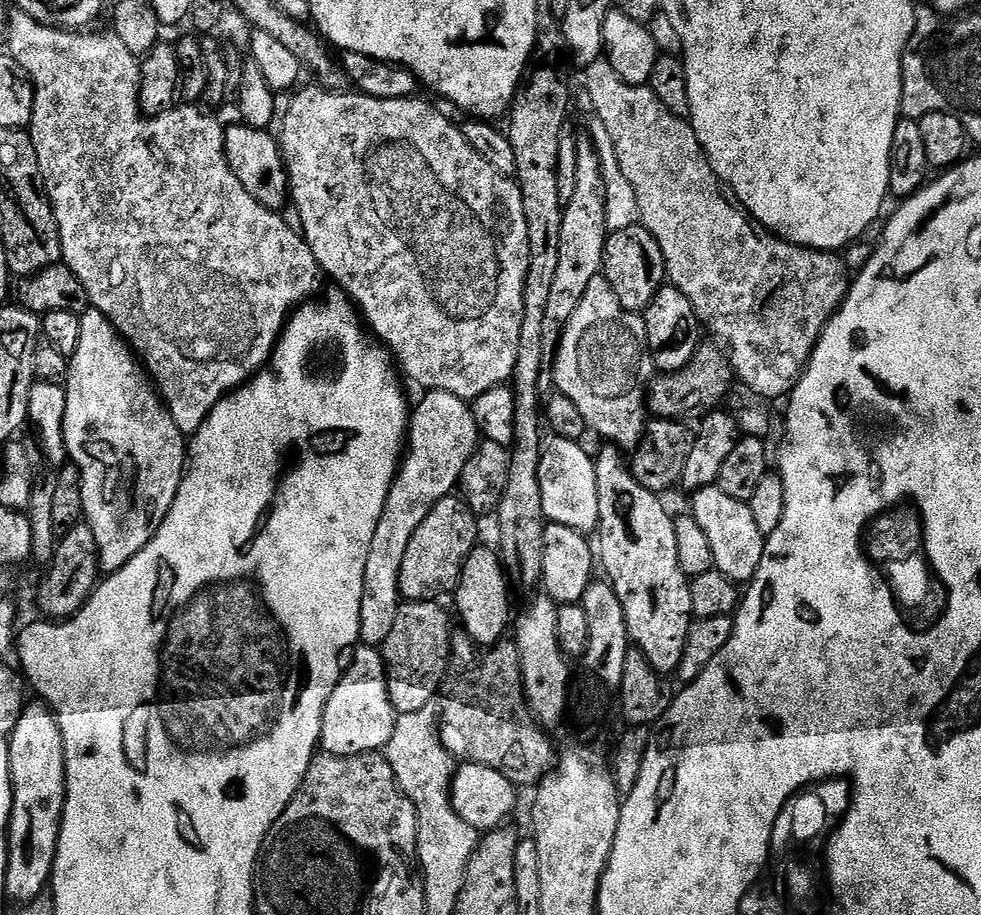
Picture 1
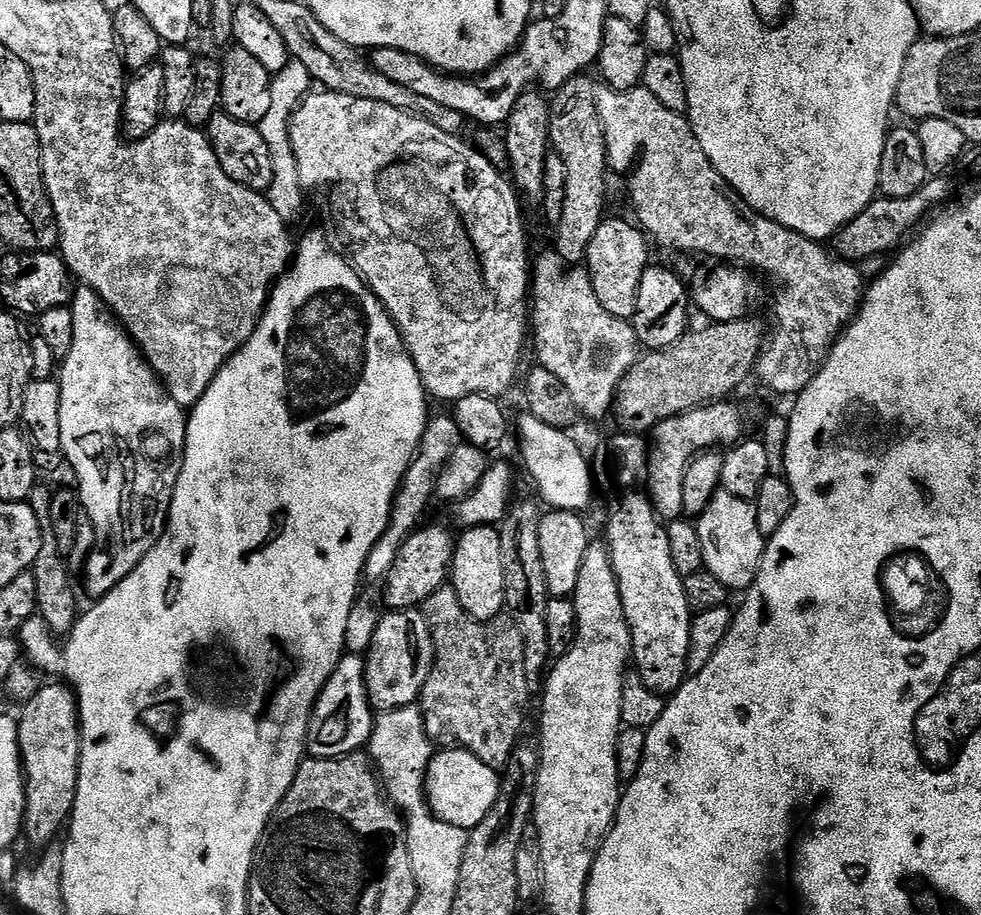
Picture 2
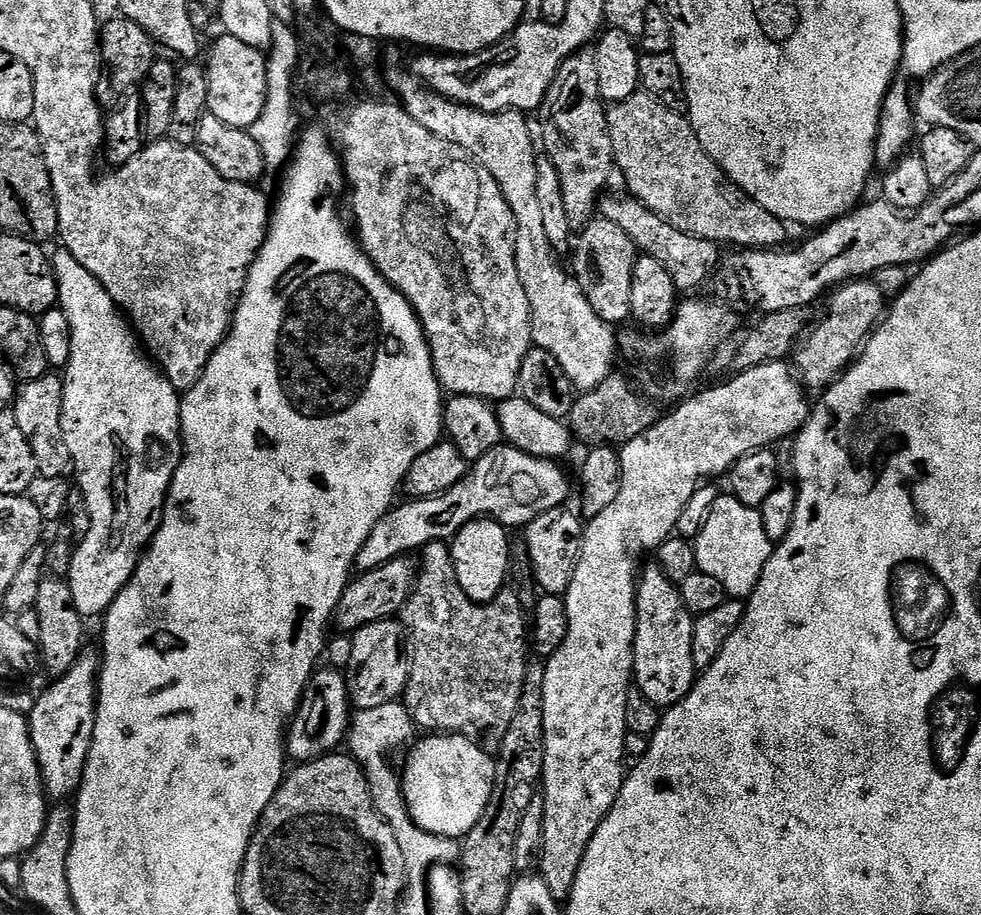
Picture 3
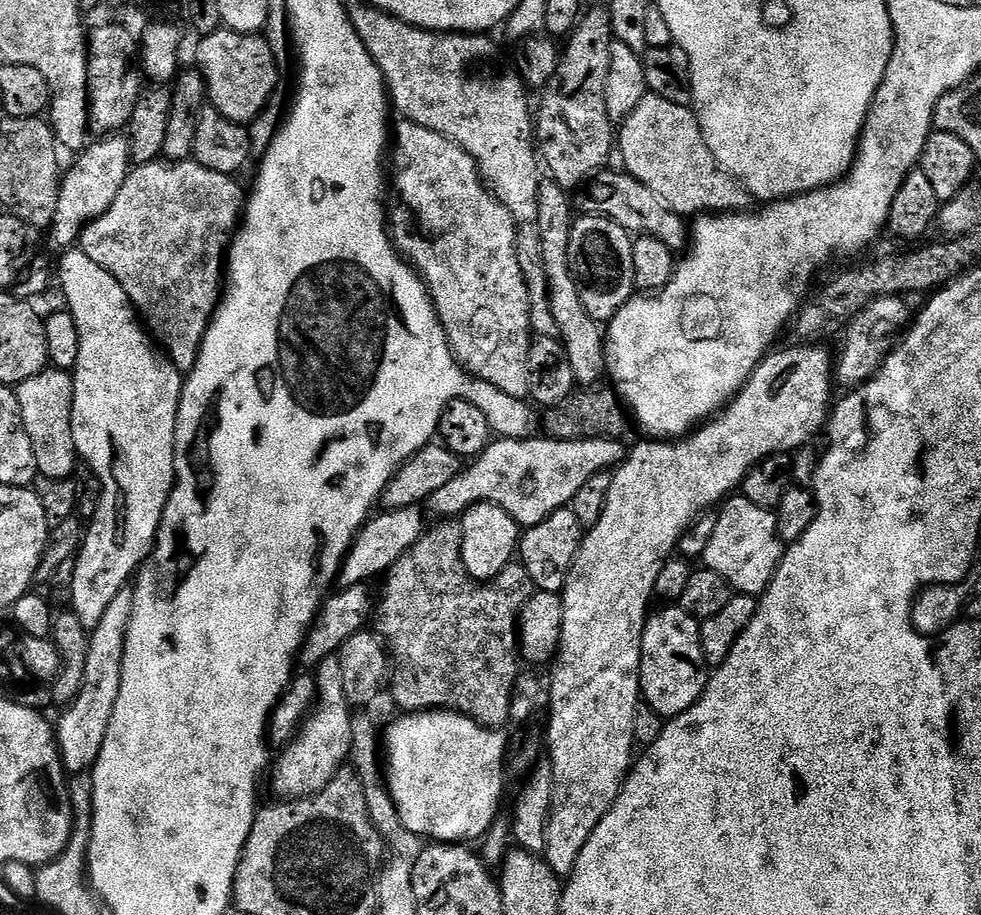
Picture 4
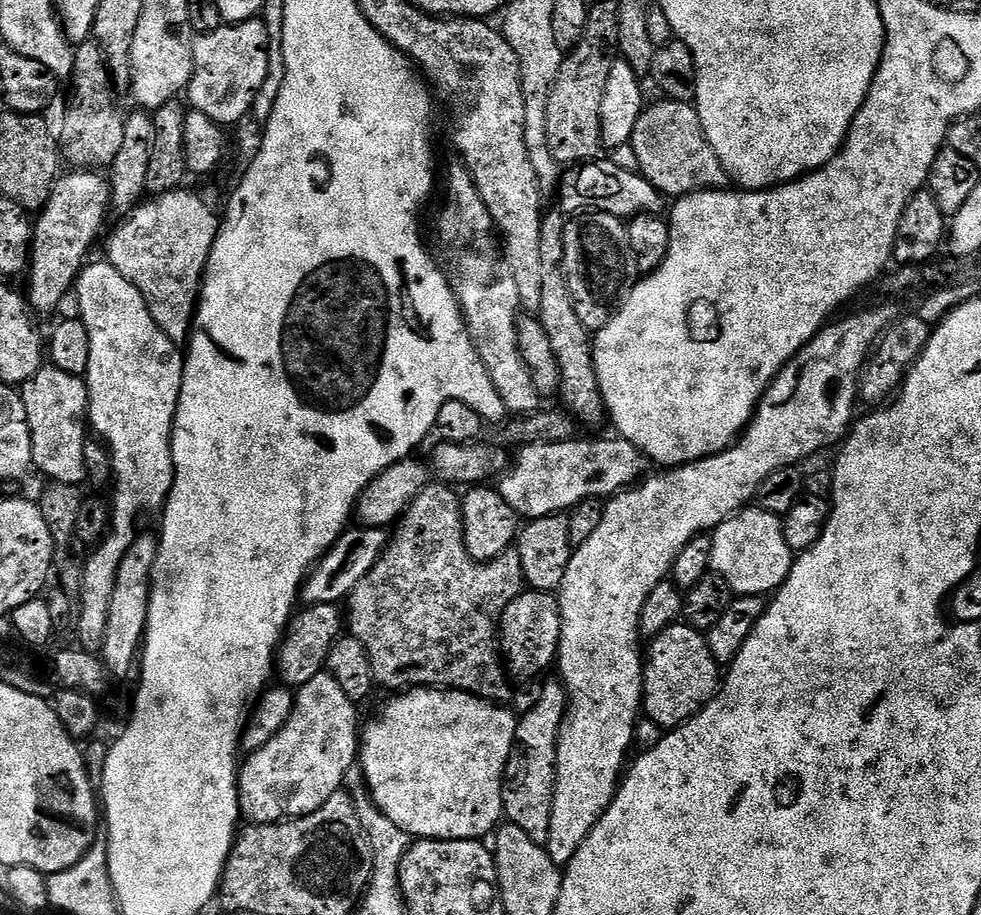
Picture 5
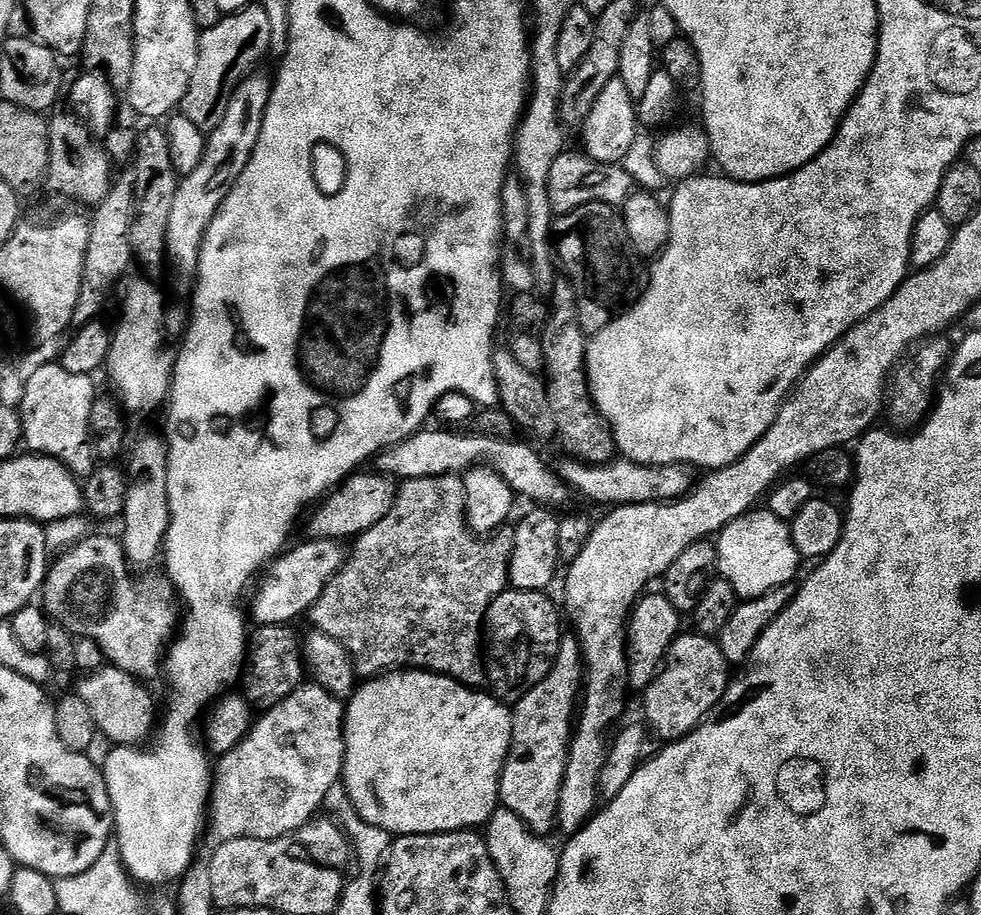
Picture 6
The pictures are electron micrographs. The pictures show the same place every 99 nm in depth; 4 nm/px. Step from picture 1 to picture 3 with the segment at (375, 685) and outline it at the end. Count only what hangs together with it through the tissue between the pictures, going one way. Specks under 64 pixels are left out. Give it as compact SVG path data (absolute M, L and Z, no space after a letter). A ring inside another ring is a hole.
M331 666L321 667L312 673L312 683L304 691L300 709L292 717L286 733L286 752L296 759L297 765L308 764L319 756L337 751L345 743L350 721L354 715L352 701L348 698L348 682L343 671Z

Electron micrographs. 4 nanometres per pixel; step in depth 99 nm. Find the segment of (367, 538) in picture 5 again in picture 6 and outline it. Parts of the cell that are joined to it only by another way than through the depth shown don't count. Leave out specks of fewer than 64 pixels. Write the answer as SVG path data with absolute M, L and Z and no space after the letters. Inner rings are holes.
M305 539L304 544L289 547L287 551L276 557L267 568L264 569L259 577L256 588L256 601L253 602L252 608L250 604L250 616L257 625L261 624L287 624L291 625L292 620L296 620L299 616L303 617L312 609L312 604L318 602L318 598L322 594L322 590L326 590L326 586L338 574L338 570L343 566L346 559L346 548L339 540L310 540Z

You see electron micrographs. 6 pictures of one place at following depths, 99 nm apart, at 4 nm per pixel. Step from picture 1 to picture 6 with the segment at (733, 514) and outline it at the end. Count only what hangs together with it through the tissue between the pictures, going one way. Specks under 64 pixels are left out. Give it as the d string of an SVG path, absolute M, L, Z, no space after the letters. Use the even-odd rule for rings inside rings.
M753 510L737 520L731 520L718 533L715 545L719 575L730 582L737 597L744 600L753 600L775 588L791 585L802 565L800 552L792 541L789 521L779 520L767 510Z

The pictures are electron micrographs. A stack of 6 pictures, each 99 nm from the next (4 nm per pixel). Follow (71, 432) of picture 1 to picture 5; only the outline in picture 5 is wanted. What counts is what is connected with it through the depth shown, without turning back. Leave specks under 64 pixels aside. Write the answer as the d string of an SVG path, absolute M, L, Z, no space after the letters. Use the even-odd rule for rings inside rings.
M105 261L87 263L74 283L74 297L78 302L78 316L86 326L90 342L88 369L83 381L88 386L87 423L106 445L112 460L112 504L110 500L110 527L100 543L91 549L88 561L83 561L81 588L78 595L78 615L74 620L79 647L86 652L99 653L106 632L106 614L110 610L110 594L118 578L118 566L126 550L137 538L136 523L144 508L148 512L163 509L172 489L172 424L176 420L176 407L182 390L184 356L177 343L165 334L149 312L148 304L140 290L129 279Z

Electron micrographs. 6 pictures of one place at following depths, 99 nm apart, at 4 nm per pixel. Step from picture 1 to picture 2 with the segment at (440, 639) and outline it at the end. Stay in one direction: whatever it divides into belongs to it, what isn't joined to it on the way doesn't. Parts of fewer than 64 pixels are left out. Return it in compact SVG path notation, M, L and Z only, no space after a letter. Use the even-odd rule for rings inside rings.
M407 608L401 612L388 610L381 615L378 622L378 630L374 630L374 642L368 647L364 677L368 686L368 700L377 713L389 712L416 704L420 699L422 690L432 673L432 666L436 662L436 647L432 641L432 631L428 625L428 619L423 611L415 608Z

